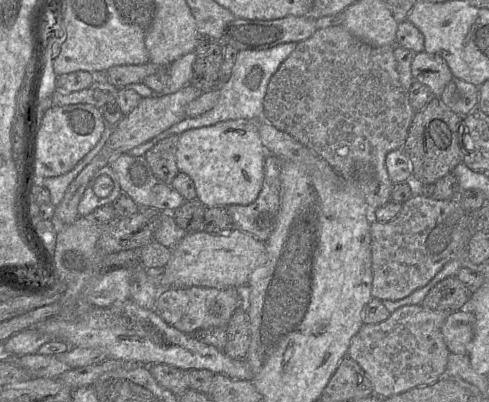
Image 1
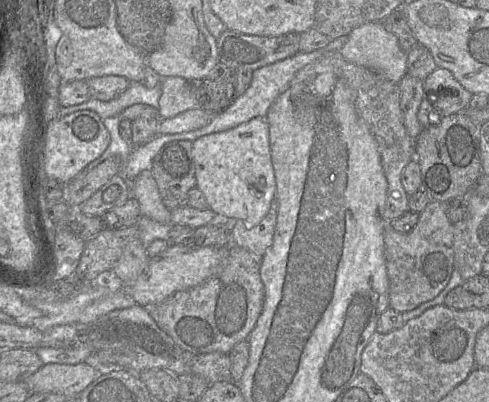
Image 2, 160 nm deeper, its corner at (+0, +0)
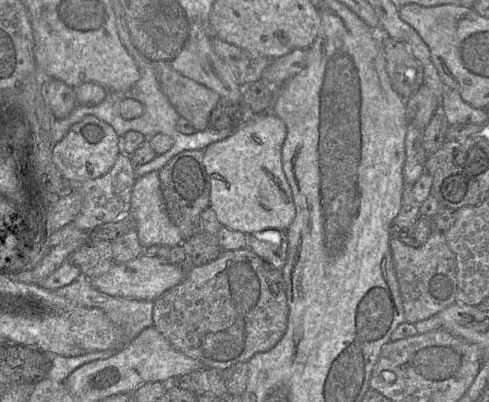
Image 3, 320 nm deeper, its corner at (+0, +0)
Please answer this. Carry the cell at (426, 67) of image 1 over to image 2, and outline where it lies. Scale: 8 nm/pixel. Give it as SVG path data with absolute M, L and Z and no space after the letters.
M440 67L427 76L423 81L423 88L426 97L442 117L466 111L473 95L449 70Z

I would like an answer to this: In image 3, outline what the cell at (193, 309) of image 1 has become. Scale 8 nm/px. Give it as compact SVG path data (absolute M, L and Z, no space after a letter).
M249 248L224 251L208 264L191 267L179 285L154 300L153 327L174 348L200 361L204 367L223 372L237 363L247 363L255 354L275 347L287 329L289 305L285 282L272 283L273 270L276 269Z

